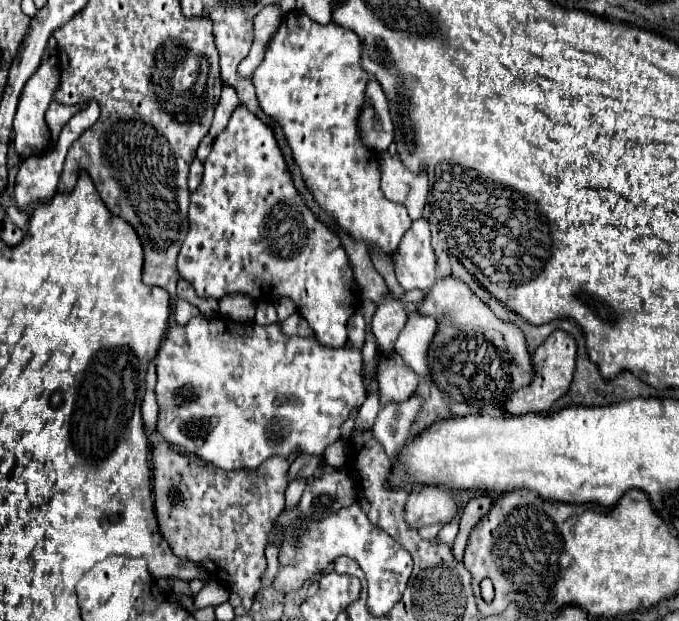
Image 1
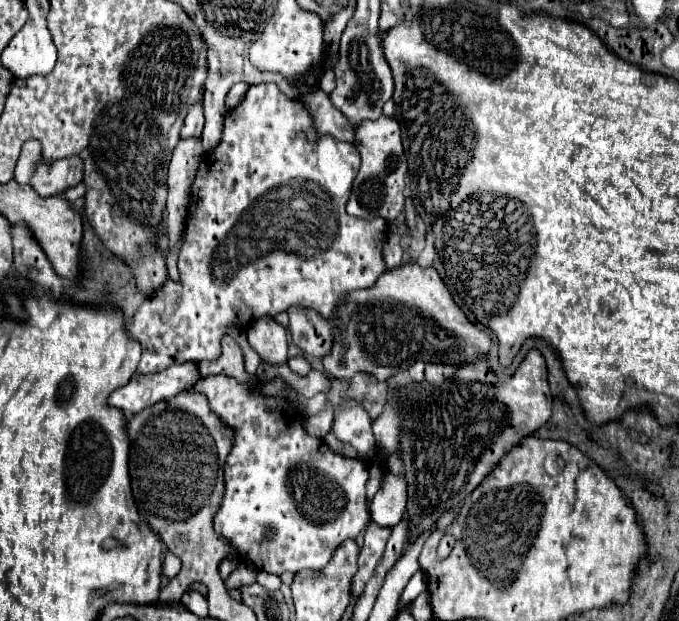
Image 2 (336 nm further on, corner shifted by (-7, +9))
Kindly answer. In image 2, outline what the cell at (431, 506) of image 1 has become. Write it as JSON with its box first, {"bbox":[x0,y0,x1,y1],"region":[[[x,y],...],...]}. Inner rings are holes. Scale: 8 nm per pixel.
{"bbox":[368,471,406,527],"region":[[[386,471],[384,483],[374,495],[374,503],[368,505],[370,519],[380,527],[394,527],[400,523],[406,507],[406,483],[402,477]]]}

